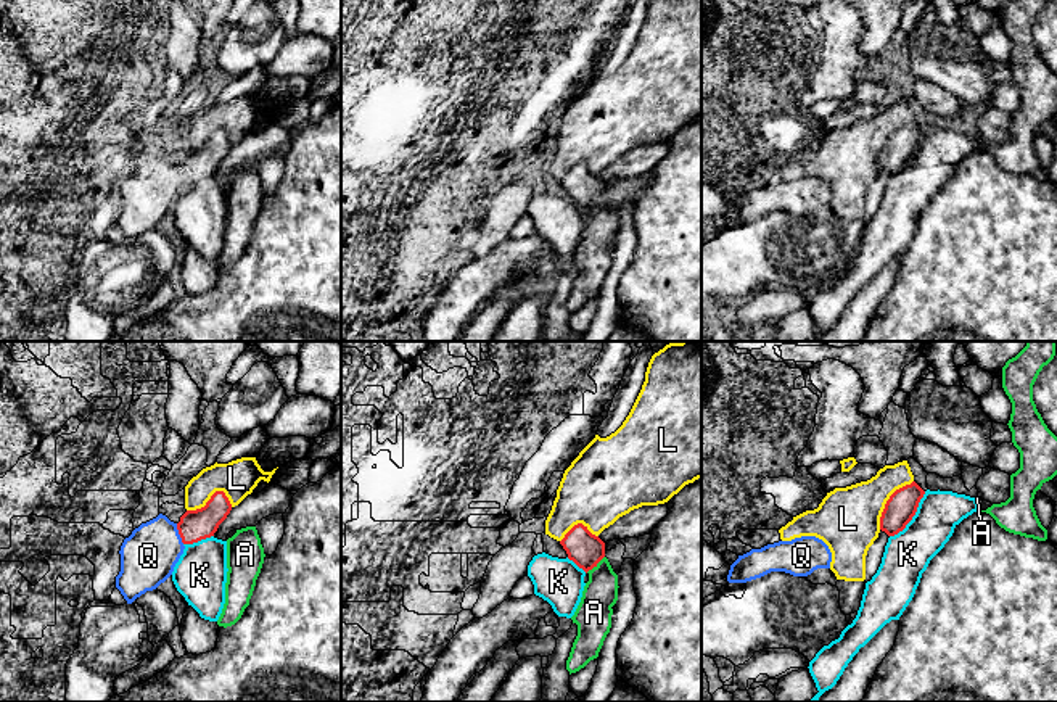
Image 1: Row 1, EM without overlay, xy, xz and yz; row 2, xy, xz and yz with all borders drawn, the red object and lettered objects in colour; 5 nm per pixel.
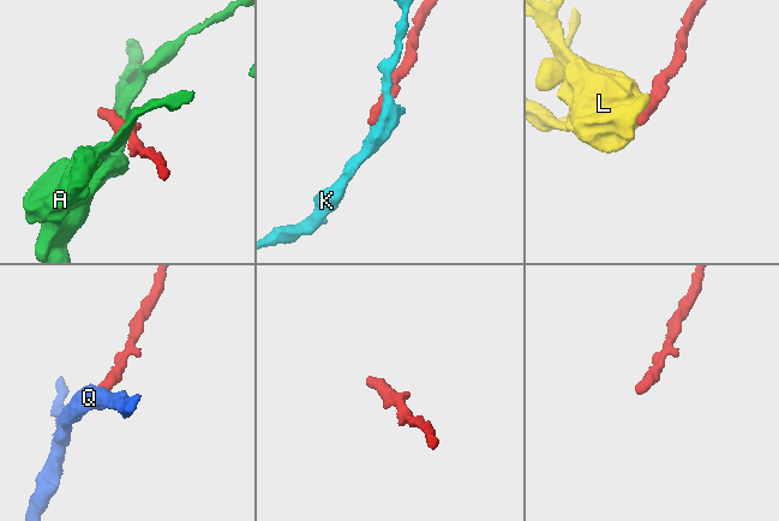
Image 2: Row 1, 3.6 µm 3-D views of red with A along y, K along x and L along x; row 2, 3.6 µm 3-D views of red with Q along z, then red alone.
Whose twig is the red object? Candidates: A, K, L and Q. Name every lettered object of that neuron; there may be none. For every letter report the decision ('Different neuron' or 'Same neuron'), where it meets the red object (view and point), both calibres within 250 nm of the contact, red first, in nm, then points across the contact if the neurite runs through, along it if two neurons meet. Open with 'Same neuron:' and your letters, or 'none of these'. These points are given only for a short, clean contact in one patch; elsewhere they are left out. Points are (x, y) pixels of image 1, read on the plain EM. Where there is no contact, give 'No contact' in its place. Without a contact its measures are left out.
Same neuron: Q
A: Different neuron. Touches red at xz (594, 205). Thickness 170 nm (red) against 180 nm. Boundary: xz (604, 195), (586, 211)
K: Different neuron. Touches red at yz (913, 155). Thickness 150 nm (red) against 220 nm. Boundary: yz (925, 131), (913, 158), (890, 176)
L: Different neuron. Touches red at yz (887, 140). Thickness 150 nm (red) against 320 nm. Boundary: yz (913, 119), (890, 136), (879, 168)
Q: Same neuron. Touches red at xy (179, 173). Thickness 160 nm (red) against 280 nm. Path across: xy (195, 165), (179, 173), (166, 177), (148, 195)

